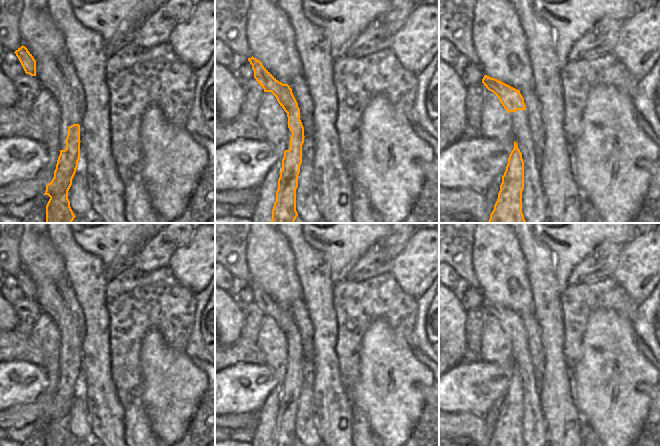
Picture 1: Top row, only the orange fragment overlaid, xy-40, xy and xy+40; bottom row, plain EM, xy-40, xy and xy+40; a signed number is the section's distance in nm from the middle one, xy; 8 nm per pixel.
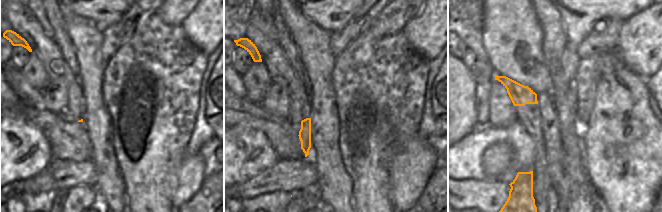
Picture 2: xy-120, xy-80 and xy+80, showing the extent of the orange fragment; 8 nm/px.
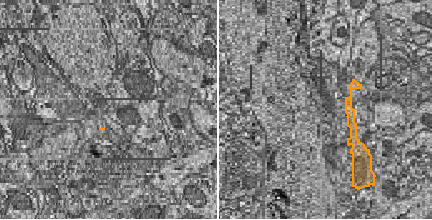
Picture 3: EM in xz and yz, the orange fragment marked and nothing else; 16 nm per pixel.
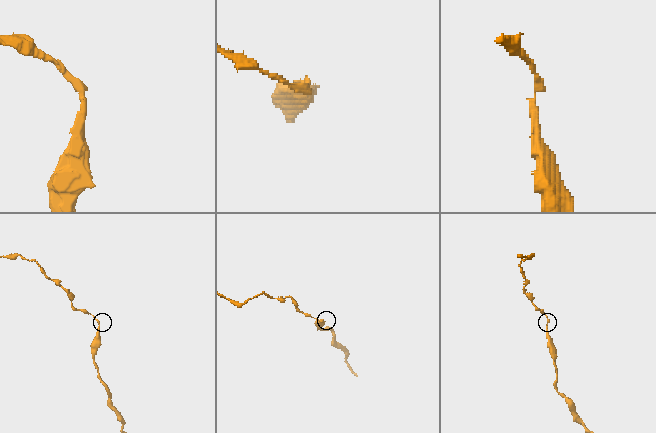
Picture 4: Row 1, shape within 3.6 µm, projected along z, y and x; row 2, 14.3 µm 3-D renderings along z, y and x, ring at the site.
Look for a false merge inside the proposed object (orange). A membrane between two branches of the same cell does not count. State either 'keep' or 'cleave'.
cleave

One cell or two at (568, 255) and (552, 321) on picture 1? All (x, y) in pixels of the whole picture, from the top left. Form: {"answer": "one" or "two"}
{"answer": "two"}

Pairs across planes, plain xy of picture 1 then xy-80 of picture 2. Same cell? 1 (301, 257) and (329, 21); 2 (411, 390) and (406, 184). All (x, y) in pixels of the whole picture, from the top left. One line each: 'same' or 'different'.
1: different
2: same

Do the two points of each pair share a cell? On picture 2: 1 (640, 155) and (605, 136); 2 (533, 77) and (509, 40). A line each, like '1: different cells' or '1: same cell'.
1: same cell
2: same cell

